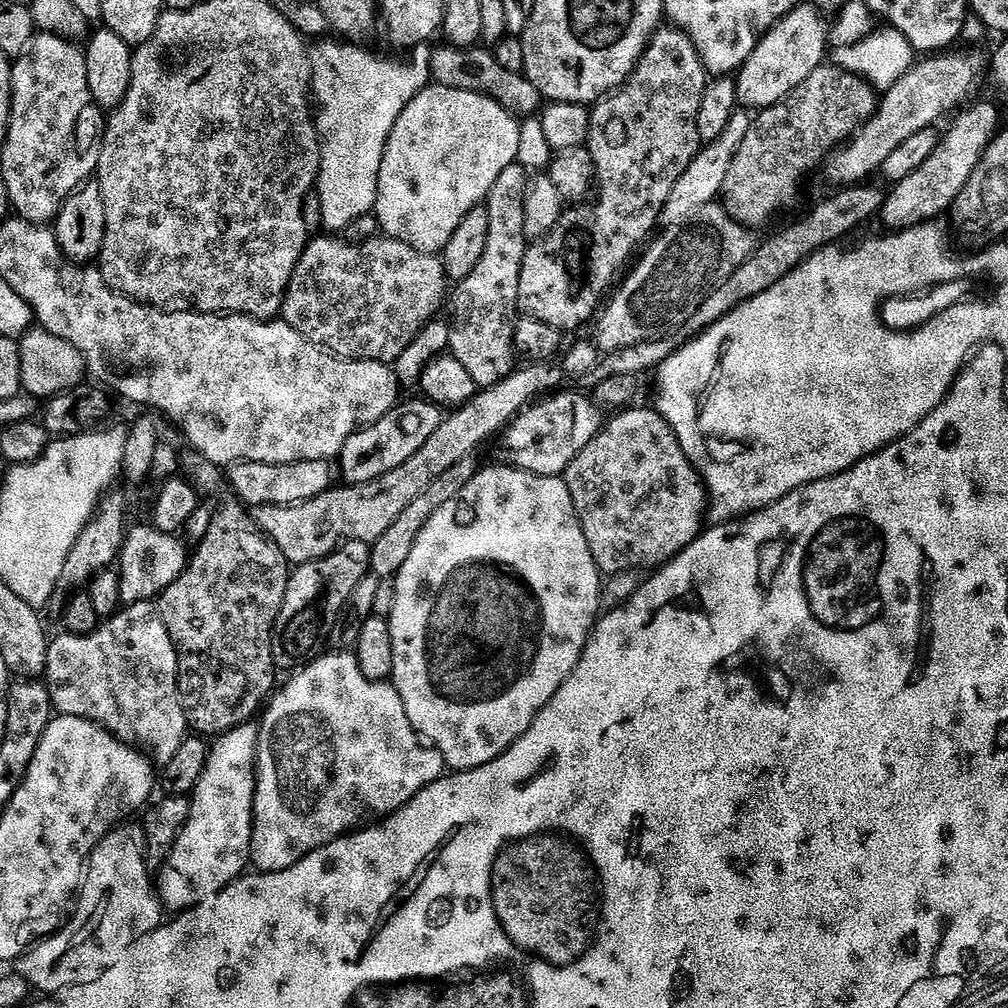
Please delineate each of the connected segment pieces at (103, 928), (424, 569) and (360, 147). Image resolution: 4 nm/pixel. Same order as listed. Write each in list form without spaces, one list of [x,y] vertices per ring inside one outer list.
[[[124,822],[112,829],[100,839],[100,844],[88,860],[82,887],[79,889],[80,905],[72,916],[72,921],[61,932],[53,934],[49,940],[33,943],[19,960],[15,961],[15,975],[21,976],[29,989],[40,991],[40,994],[60,992],[63,988],[94,982],[110,966],[114,966],[116,957],[132,945],[135,940],[150,934],[162,923],[162,901],[154,887],[148,861],[144,858],[144,830],[139,823]]]
[[[495,467],[477,471],[472,481],[462,486],[457,496],[446,502],[446,506],[442,506],[430,522],[426,522],[418,534],[418,542],[414,542],[414,550],[410,550],[410,558],[406,558],[406,566],[402,566],[394,578],[396,597],[392,600],[392,616],[387,617],[394,646],[391,683],[402,698],[402,706],[406,706],[413,728],[442,754],[445,765],[457,772],[486,766],[486,762],[498,758],[512,743],[522,738],[526,730],[530,730],[537,714],[548,705],[550,698],[554,698],[554,694],[558,694],[562,682],[570,678],[574,666],[578,666],[602,612],[602,573],[590,554],[586,534],[582,534],[566,482],[558,476],[536,476],[521,468]]]
[[[320,38],[311,45],[312,54],[312,87],[314,97],[314,119],[316,131],[320,134],[320,179],[316,182],[315,191],[320,192],[320,216],[329,233],[343,233],[354,218],[372,212],[376,207],[378,178],[382,170],[382,158],[386,142],[394,130],[394,122],[410,106],[410,102],[430,84],[430,58],[433,45],[420,44],[411,49],[408,64],[400,60],[382,60],[370,52],[359,48],[356,42],[341,42],[339,39]]]

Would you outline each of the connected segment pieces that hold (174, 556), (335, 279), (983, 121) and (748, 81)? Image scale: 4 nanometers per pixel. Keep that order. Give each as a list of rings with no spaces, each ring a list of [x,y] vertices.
[[[151,526],[129,527],[128,537],[124,540],[124,549],[120,552],[118,561],[121,605],[155,601],[184,573],[190,559],[190,548],[187,548],[180,538],[179,535],[160,532]]]
[[[328,234],[323,235],[318,237],[317,240],[316,237],[309,239],[307,246],[305,246],[302,258],[288,283],[279,315],[284,323],[289,324],[294,330],[298,330],[298,334],[302,334],[317,348],[322,348],[324,351],[332,353],[333,356],[339,356],[341,360],[373,360],[374,362],[395,365],[396,360],[402,354],[402,350],[406,350],[406,346],[410,346],[410,342],[414,342],[414,338],[421,332],[424,325],[439,313],[436,311],[439,310],[440,303],[443,300],[445,303],[450,281],[444,274],[443,259],[436,254],[414,250],[410,246],[406,246],[406,242],[391,238],[373,238],[364,241],[363,244],[354,244],[343,238],[333,238]]]
[[[971,104],[955,117],[957,120],[949,126],[948,132],[946,128],[940,137],[938,150],[926,158],[926,163],[919,170],[914,170],[910,178],[902,178],[902,182],[895,184],[891,189],[893,192],[887,193],[882,213],[882,221],[888,227],[885,229],[903,230],[935,221],[943,212],[945,215],[958,194],[962,194],[962,186],[970,182],[970,174],[974,174],[982,154],[1002,128],[1000,112],[994,105]]]
[[[802,2],[793,12],[783,16],[761,38],[754,54],[750,54],[750,58],[735,77],[738,98],[745,109],[763,110],[775,104],[781,104],[792,91],[798,86],[802,86],[802,82],[806,82],[806,78],[810,78],[810,74],[814,74],[814,70],[821,68],[825,63],[824,55],[827,54],[828,48],[830,49],[830,24],[824,19],[826,19],[825,13],[817,8],[815,3]]]

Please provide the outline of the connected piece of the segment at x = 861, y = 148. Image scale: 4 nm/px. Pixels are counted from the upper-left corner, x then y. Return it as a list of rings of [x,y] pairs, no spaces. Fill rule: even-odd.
[[[956,51],[932,54],[921,59],[924,60],[921,64],[920,61],[913,63],[911,70],[902,74],[902,78],[894,82],[894,86],[886,89],[879,97],[876,111],[860,125],[851,139],[839,145],[836,151],[829,155],[826,169],[828,168],[828,176],[836,186],[865,183],[872,175],[880,172],[882,162],[886,162],[886,157],[897,146],[902,146],[902,142],[918,134],[918,130],[939,125],[939,120],[947,112],[955,113],[969,99],[967,96],[971,94],[980,71],[983,68],[985,71],[986,56],[980,52]]]

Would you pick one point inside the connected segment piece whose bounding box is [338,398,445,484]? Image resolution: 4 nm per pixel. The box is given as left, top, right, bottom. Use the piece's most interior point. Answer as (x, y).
(373, 451)

